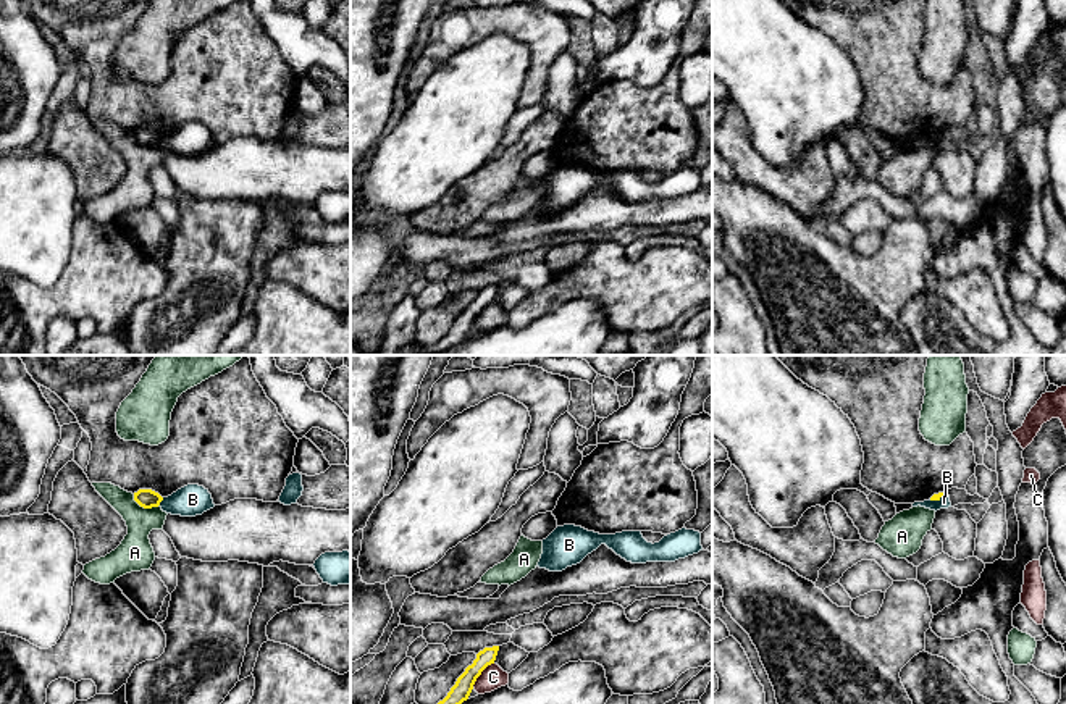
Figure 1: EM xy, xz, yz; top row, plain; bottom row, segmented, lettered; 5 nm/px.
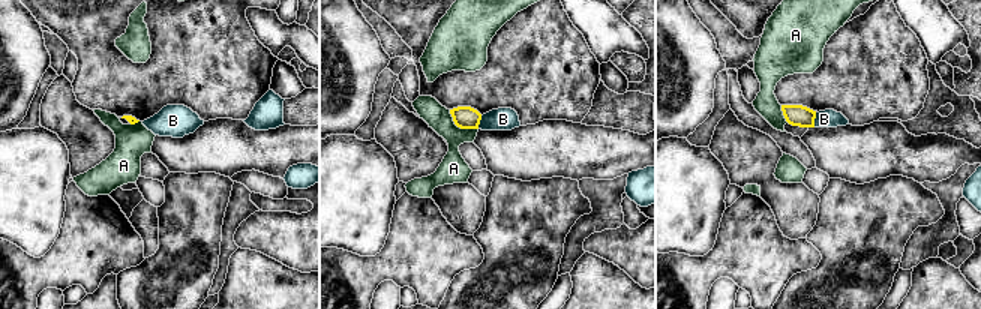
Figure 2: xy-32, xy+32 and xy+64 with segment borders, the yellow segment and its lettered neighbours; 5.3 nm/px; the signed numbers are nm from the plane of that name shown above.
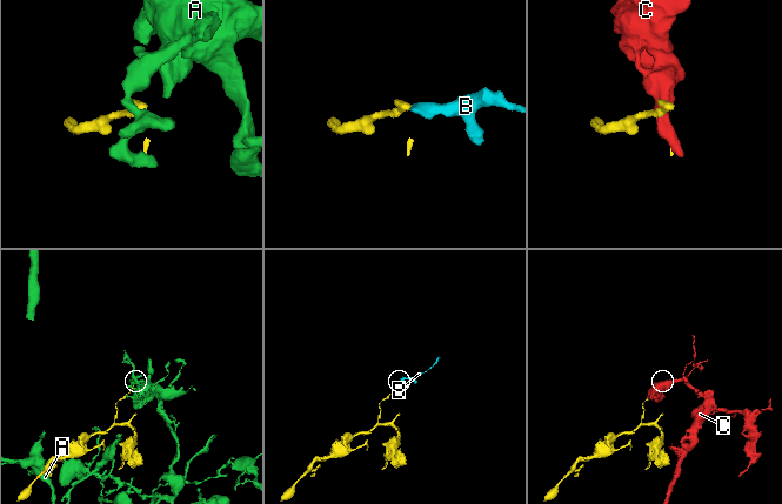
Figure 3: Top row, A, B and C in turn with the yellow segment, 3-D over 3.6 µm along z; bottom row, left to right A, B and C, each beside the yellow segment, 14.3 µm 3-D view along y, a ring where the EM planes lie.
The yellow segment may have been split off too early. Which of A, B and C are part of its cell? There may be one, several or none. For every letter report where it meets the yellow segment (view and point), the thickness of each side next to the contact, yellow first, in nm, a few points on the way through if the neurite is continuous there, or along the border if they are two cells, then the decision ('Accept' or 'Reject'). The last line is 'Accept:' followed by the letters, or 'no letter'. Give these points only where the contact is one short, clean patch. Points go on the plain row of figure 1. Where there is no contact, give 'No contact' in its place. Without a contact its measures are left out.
A: Touches yellow at xy (144, 146). Thickness 100 nm (yellow) against 170 nm. Reject
B: Touches yellow at xy (162, 138). Thickness 100 nm (yellow) against 160 nm. Boundary: xy (163, 136), (159, 142). Reject
C: Touches yellow at xz (480, 312). Thickness 90 nm (yellow) against 120 nm. Boundary: xz (493, 301), (472, 325). Reject
Accept: no letter

